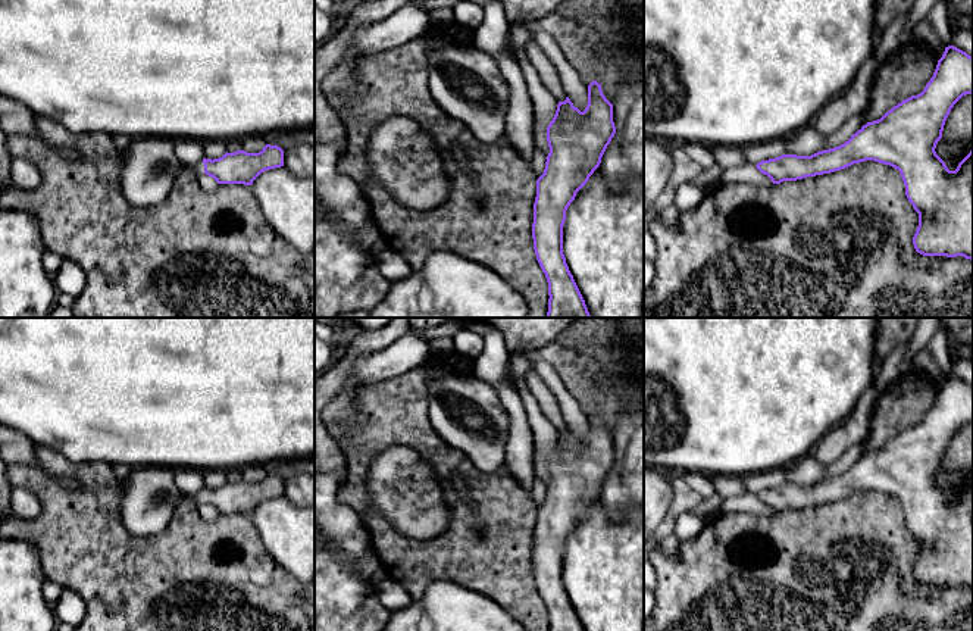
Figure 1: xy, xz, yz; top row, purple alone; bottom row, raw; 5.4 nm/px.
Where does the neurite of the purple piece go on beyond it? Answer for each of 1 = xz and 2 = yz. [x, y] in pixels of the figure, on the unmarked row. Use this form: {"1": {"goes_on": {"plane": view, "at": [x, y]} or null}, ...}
{"1": {"goes_on": null}, "2": {"goes_on": null}}

